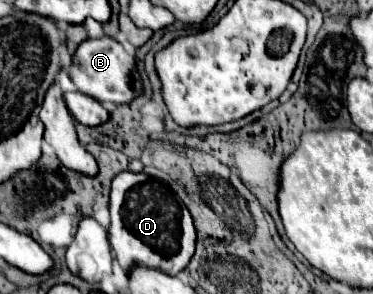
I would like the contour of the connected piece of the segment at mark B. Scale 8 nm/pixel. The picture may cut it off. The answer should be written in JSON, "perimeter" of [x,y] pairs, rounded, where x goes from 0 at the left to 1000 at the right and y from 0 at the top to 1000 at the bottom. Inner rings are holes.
{"perimeter":[[[268,126],[268,133],[236,133],[214,146],[204,180],[193,187],[193,221],[188,221],[188,269],[204,289],[204,310],[236,316],[241,330],[263,337],[268,350],[343,350],[365,330],[365,316],[349,296],[349,248],[359,228],[359,187],[349,187],[322,146],[311,146],[295,126]]]}

